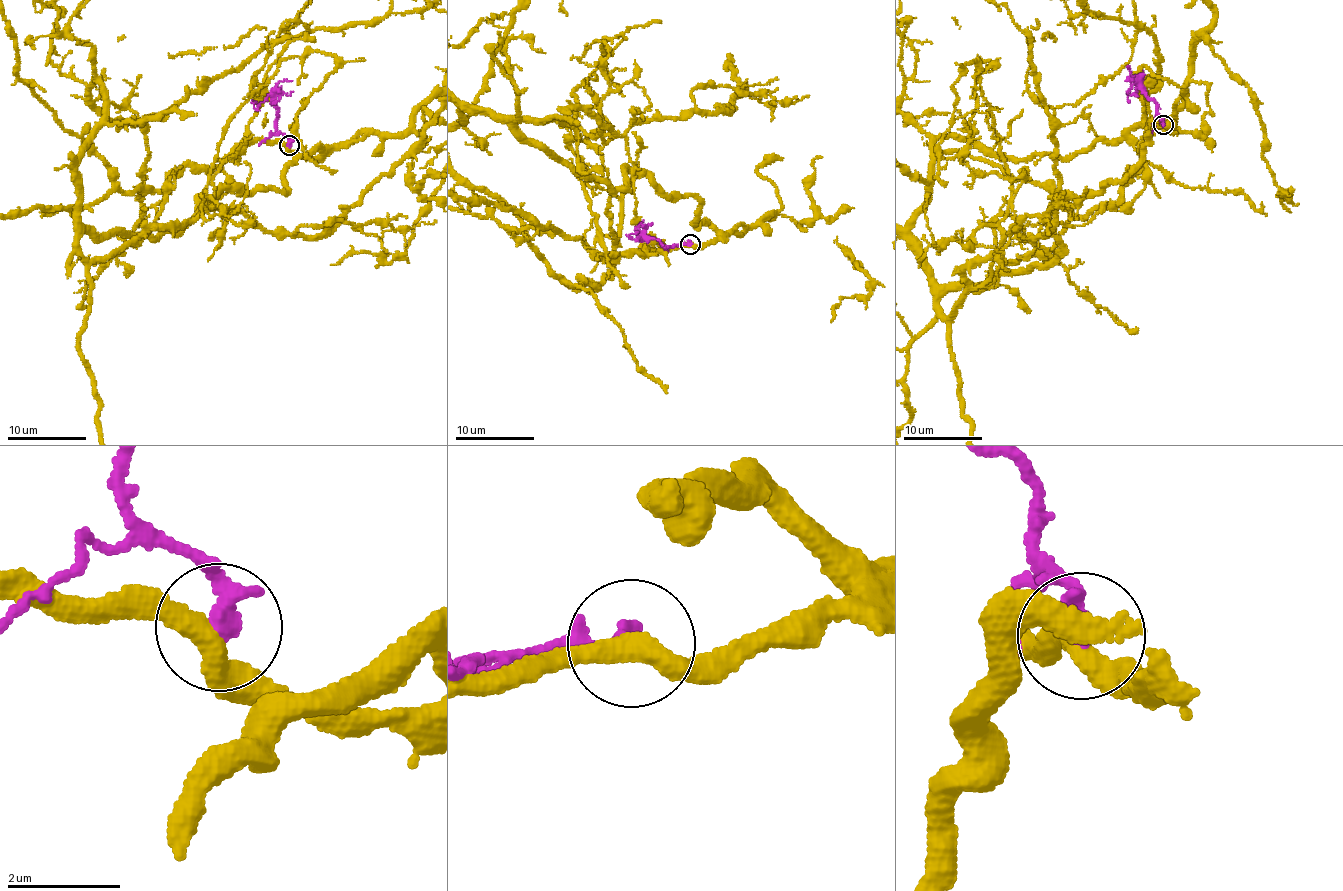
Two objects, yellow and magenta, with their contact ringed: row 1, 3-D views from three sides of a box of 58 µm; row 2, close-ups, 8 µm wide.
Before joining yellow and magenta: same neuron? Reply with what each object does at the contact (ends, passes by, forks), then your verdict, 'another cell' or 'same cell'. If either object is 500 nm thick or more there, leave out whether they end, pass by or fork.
yellow passes by; magenta ends; another cell

